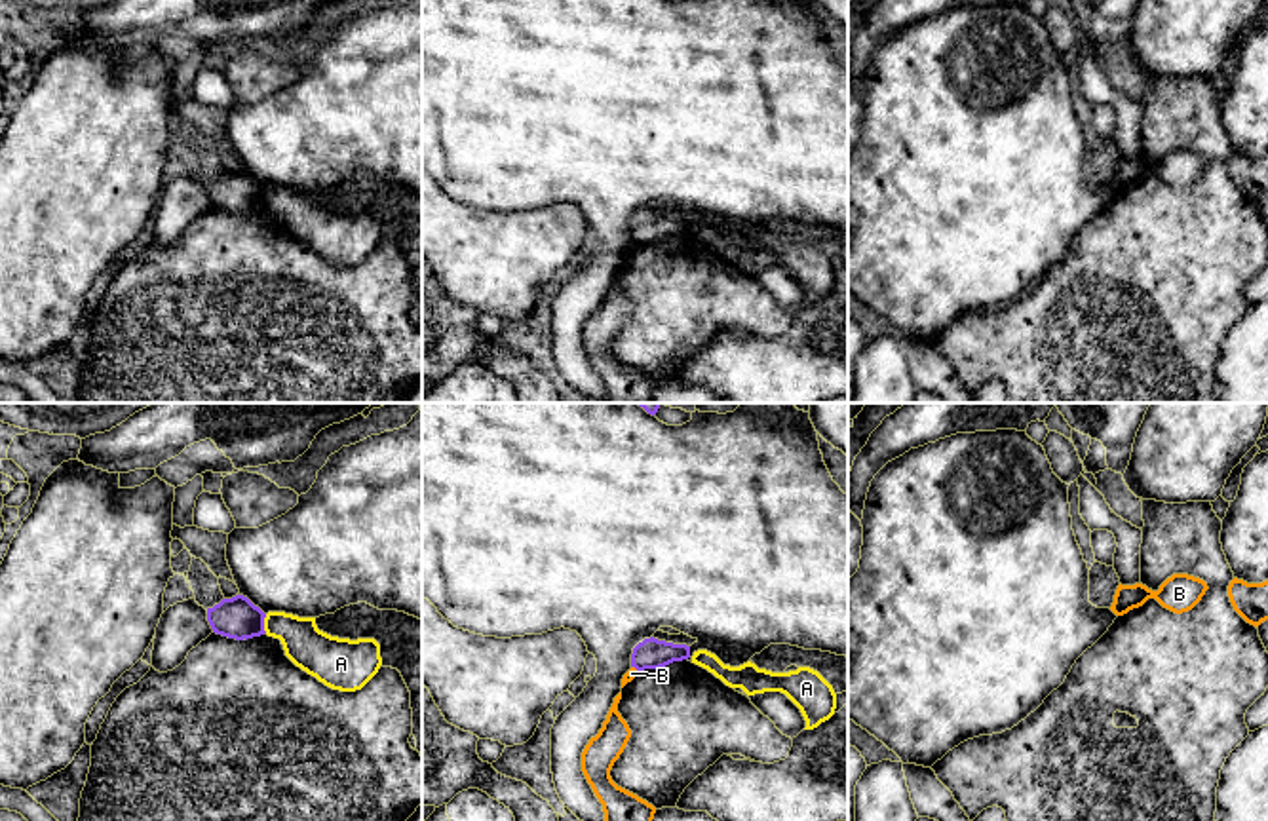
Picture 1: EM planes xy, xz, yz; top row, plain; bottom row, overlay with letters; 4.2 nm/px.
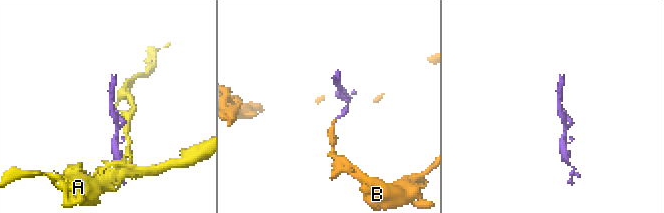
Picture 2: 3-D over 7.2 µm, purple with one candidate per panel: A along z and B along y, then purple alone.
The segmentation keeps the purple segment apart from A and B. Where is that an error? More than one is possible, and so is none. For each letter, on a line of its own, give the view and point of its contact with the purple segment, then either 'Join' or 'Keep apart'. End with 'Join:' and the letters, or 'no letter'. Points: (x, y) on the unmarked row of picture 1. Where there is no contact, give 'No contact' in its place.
A: Touches purple at xy (263, 198). Keep apart
B: Touches purple at xz (635, 242). Keep apart
Join: no letter

